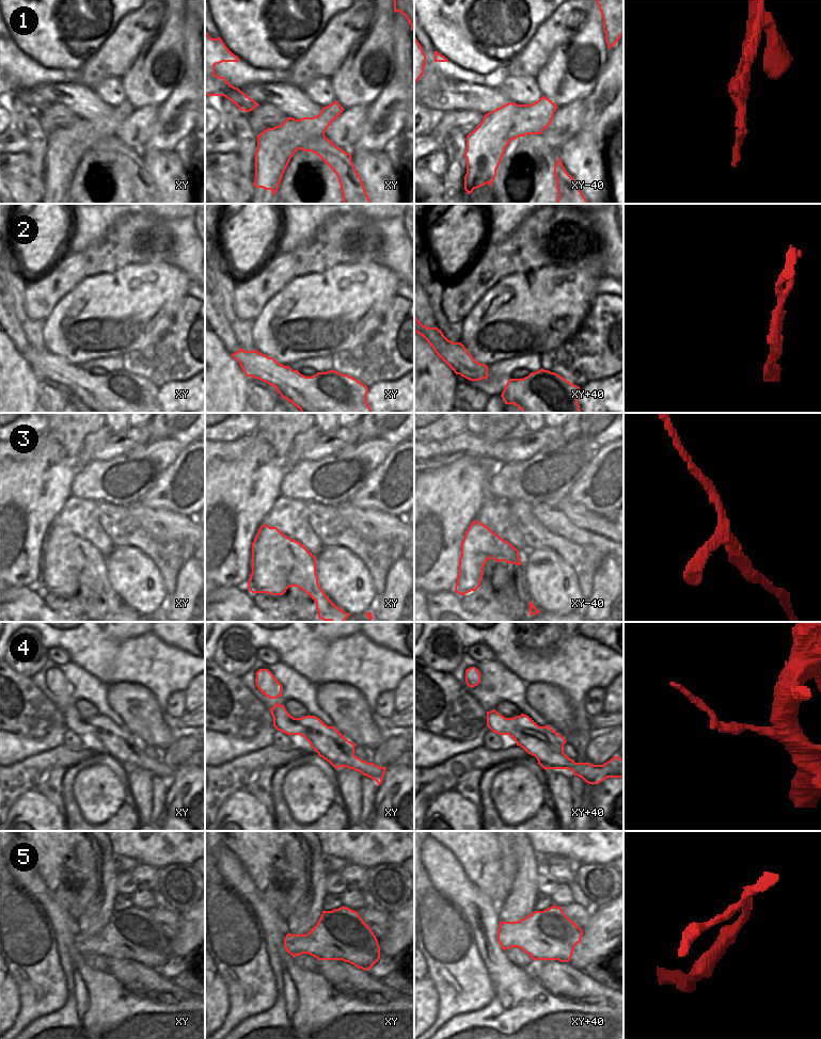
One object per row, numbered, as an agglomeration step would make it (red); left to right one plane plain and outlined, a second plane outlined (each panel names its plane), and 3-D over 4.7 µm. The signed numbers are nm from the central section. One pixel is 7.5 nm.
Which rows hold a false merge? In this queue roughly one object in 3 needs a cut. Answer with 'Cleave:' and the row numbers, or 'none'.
Cleave: 1, 4

